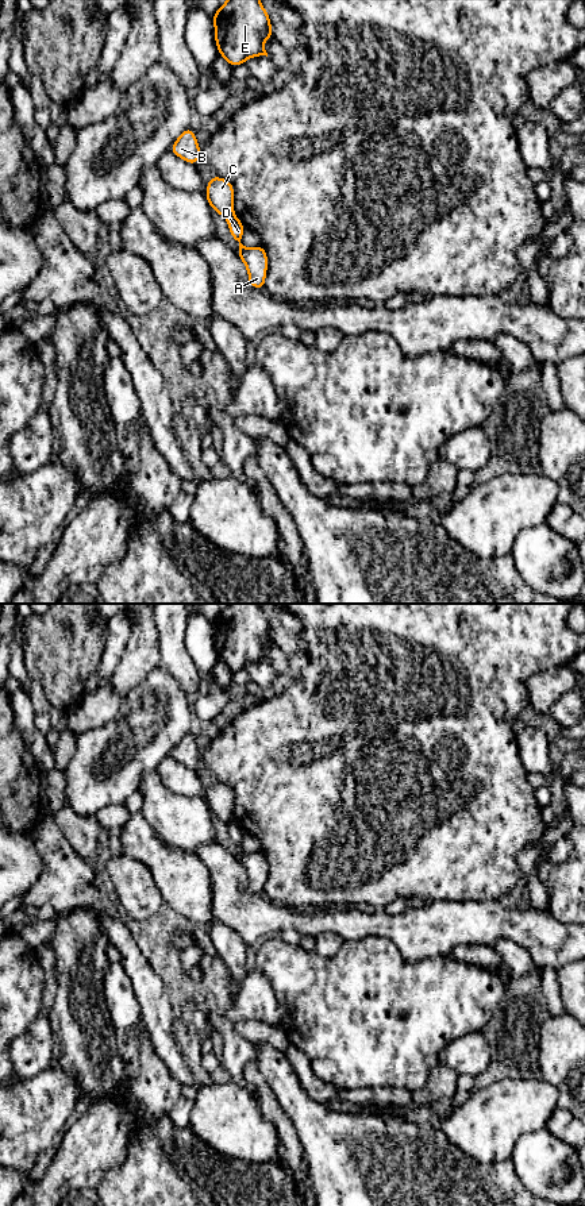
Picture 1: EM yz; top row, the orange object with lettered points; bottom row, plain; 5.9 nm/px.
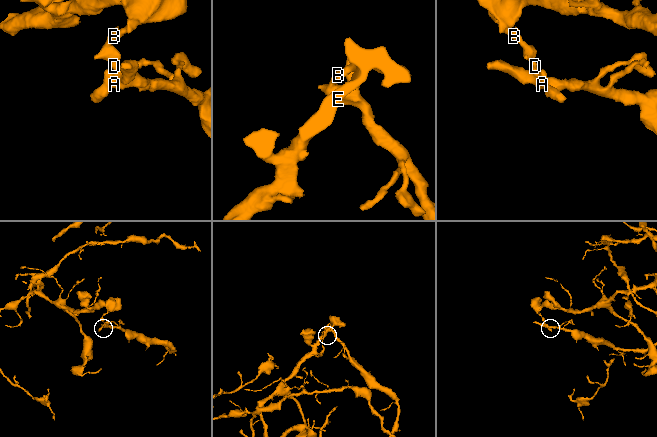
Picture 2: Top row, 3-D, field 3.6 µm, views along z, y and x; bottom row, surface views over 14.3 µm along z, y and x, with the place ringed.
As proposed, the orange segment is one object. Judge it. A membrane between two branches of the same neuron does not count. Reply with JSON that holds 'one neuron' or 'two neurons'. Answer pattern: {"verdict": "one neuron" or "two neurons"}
{"verdict": "two neurons"}

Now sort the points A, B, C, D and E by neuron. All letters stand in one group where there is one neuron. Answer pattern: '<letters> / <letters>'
A D / B C E

